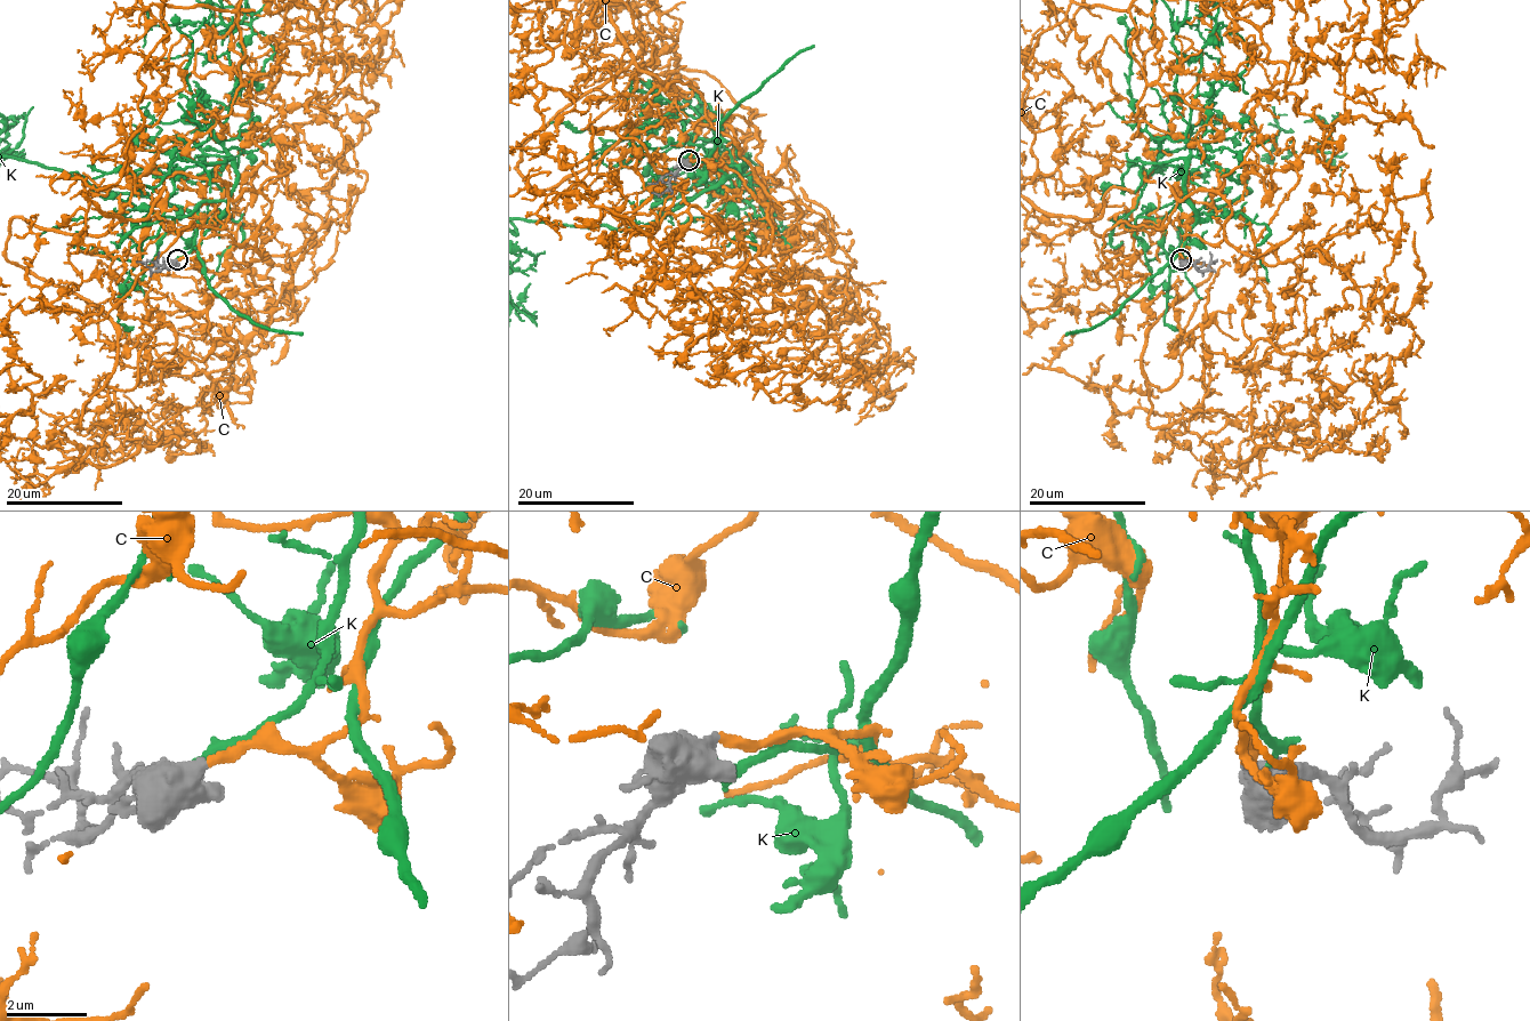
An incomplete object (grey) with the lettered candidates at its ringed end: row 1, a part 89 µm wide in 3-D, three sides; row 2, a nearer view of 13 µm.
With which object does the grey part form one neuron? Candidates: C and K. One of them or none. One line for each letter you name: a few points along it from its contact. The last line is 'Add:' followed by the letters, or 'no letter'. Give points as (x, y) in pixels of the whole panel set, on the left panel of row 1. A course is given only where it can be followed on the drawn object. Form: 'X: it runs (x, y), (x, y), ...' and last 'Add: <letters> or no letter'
C: it runs (176, 259), (270, 202), (174, 173), (107, 216), (10, 120)
Add: C

